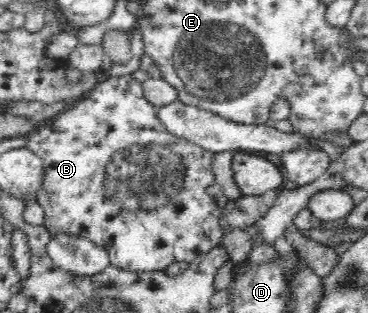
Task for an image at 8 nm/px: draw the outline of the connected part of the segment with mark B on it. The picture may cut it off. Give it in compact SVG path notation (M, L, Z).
M126 73L124 76L114 76L114 78L107 76L106 82L98 84L90 92L88 99L67 107L52 120L49 120L43 126L39 126L26 136L25 147L42 157L44 178L42 178L42 189L37 202L44 209L44 226L50 231L51 236L56 236L58 233L68 233L68 235L87 238L94 244L106 249L112 266L132 272L165 271L170 264L182 261L190 263L196 256L206 254L206 252L210 252L221 244L224 232L221 229L219 218L222 209L230 201L215 181L212 172L212 161L215 153L198 146L198 144L190 143L184 138L173 136L158 119L156 112L157 109L150 105L150 102L144 97L143 84L135 80L133 74Z

